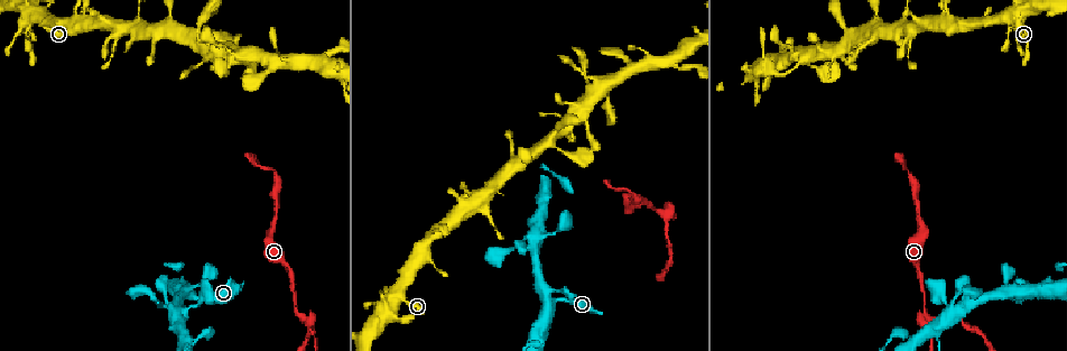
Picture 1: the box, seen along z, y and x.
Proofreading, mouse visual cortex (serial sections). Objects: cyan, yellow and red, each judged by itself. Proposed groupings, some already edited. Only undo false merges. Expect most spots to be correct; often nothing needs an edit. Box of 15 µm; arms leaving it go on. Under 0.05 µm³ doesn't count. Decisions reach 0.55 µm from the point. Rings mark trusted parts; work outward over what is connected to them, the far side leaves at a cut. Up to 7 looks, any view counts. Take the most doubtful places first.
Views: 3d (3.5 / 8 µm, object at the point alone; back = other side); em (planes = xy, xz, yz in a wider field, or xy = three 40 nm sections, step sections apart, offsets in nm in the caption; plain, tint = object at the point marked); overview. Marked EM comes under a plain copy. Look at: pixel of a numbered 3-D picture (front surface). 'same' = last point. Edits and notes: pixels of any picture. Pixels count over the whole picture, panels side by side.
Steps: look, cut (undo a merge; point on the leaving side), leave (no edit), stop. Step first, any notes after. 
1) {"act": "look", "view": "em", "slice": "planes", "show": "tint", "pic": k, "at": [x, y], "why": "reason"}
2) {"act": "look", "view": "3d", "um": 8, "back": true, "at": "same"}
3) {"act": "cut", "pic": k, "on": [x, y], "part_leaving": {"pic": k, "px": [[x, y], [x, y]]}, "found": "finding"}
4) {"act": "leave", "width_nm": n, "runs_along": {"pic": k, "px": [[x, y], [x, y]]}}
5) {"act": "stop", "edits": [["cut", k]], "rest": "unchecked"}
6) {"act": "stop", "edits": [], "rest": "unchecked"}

{"act": "look", "view": "3d", "um": 3.5, "pic": 1, "at": [307, 319], "why": "a fork"}

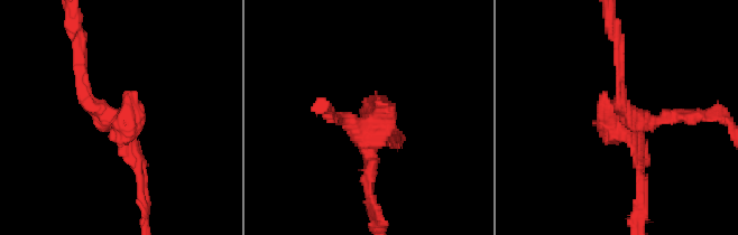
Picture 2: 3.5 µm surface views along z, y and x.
{"act": "look", "view": "em", "slice": "xy", "step": 3, "show": "tint", "pic": 2, "at": [632, 116]}

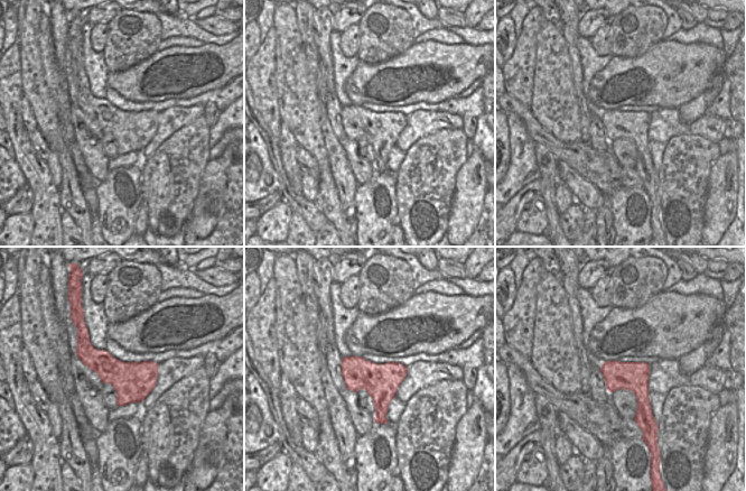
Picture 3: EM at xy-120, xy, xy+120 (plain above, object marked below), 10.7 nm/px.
{"act": "leave", "runs_along": {"pic": 2, "px": [[620, 56], [632, 118], [700, 118]]}, "found": "continuous, no second cell"}

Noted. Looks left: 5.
{"act": "look", "view": "3d", "um": 8, "pic": 1, "at": [547, 140], "why": "small branch off a trunk"}

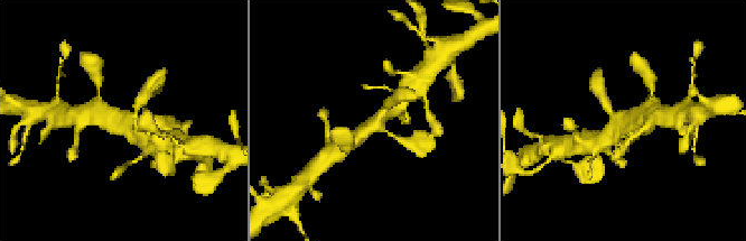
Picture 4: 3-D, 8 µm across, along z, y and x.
{"act": "look", "view": "em", "slice": "xy", "step": 1, "show": "tint", "pic": 4, "at": [122, 120], "arms": 4, "arm_widths_nm": [150, 200, 450, 500], "why": "need the tissue"}

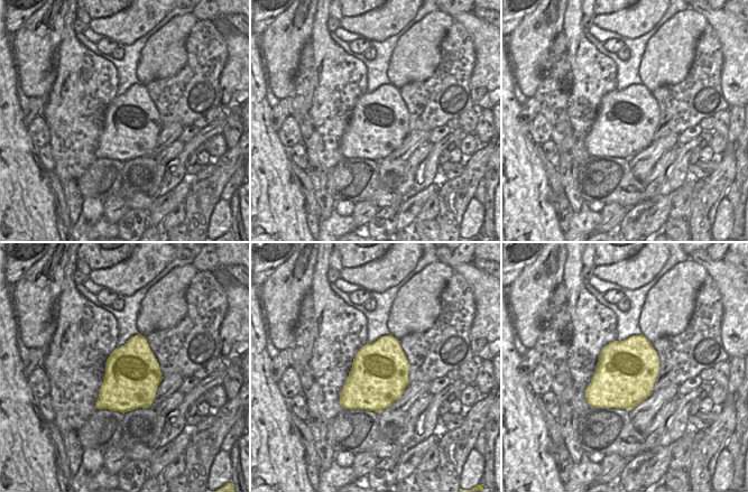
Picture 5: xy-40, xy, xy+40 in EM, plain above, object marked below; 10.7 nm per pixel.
{"act": "leave", "width_nm": 600, "runs_along": {"pic": 4, "px": [[346, 144], [356, 139], [397, 103]]}, "found": "continuous, no second cell"}

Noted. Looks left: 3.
{"act": "look", "view": "3d", "um": 3.5, "pic": 1, "at": [580, 118]}

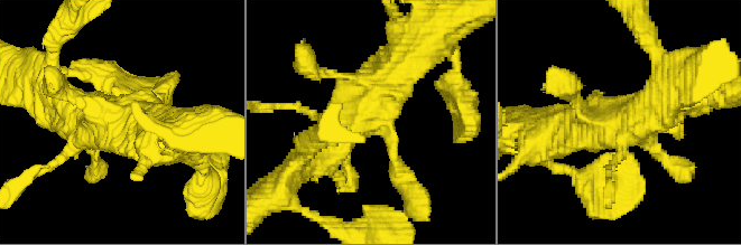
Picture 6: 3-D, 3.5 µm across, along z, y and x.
{"act": "look", "view": "em", "slice": "xy", "step": 5, "show": "tint", "pic": 6, "at": [374, 117], "why": "shape alone is not enough"}

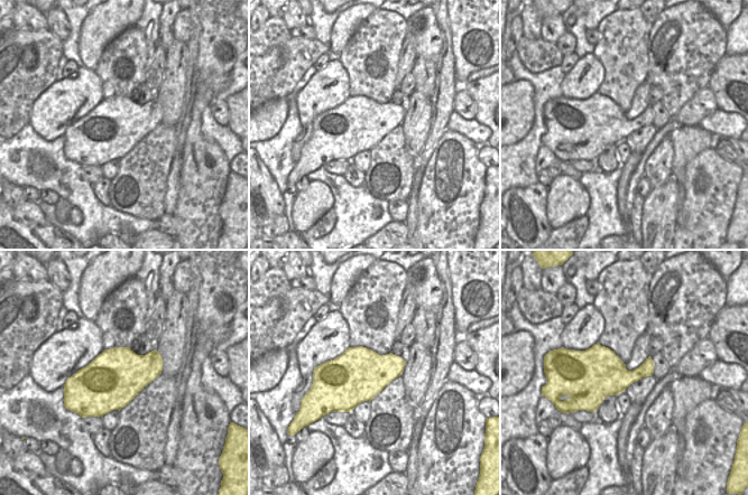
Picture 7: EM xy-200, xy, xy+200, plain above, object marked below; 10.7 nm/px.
{"act": "leave", "runs_along": {"pic": 6, "px": [[312, 157], [411, 50]]}, "found": "one cell here"}

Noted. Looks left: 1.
{"act": "stop", "edits": [], "rest": "unchecked"}

